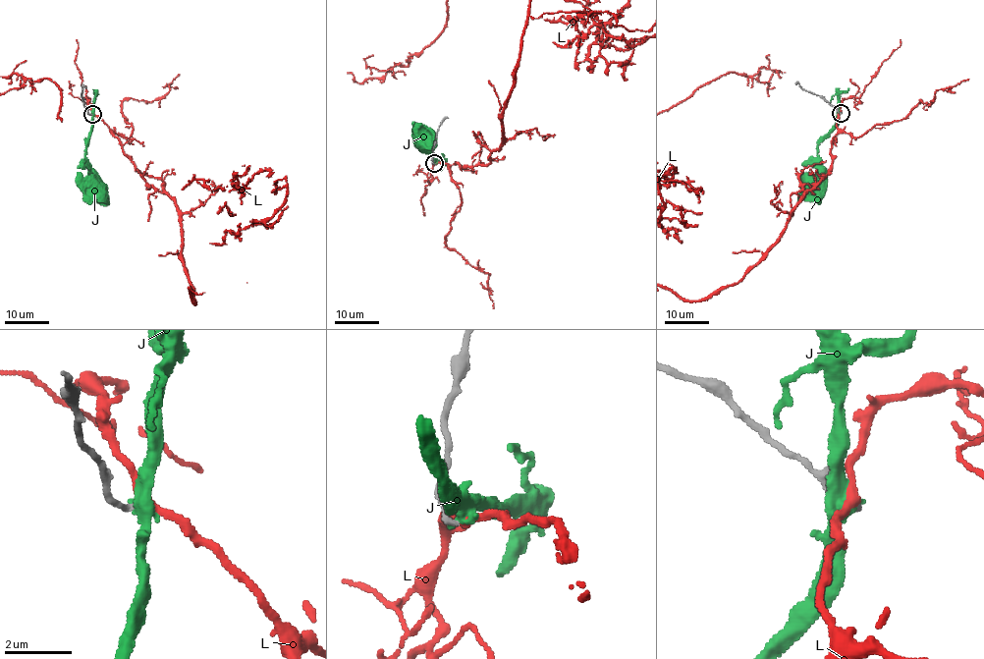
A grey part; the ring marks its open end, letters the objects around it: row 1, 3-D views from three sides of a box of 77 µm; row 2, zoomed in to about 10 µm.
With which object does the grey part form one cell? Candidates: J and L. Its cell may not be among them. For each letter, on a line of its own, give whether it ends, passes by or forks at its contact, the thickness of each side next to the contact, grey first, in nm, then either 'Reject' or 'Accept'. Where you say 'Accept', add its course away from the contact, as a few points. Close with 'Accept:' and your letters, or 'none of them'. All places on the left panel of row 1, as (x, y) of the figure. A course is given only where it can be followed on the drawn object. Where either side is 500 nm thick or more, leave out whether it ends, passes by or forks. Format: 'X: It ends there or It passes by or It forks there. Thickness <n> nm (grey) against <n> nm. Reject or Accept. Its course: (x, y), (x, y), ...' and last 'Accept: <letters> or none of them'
J: It passes by. Thickness 170 nm (grey) against 300 nm. Reject
L: It passes by. Thickness 170 nm (grey) against 240 nm. Accept
Accept: L

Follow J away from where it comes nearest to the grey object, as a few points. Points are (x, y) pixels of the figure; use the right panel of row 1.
J: (842, 112), (839, 123), (818, 146), (813, 185)

